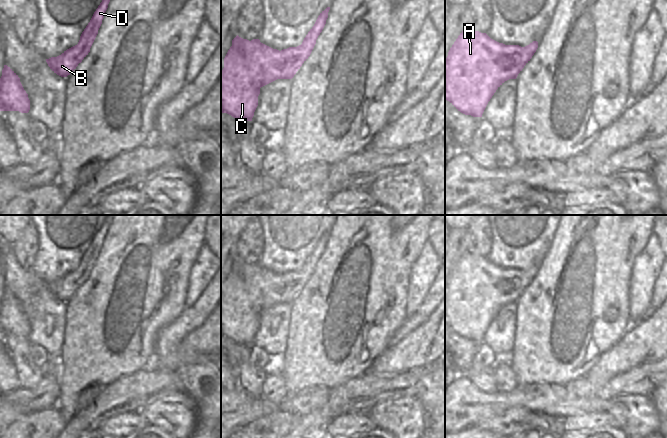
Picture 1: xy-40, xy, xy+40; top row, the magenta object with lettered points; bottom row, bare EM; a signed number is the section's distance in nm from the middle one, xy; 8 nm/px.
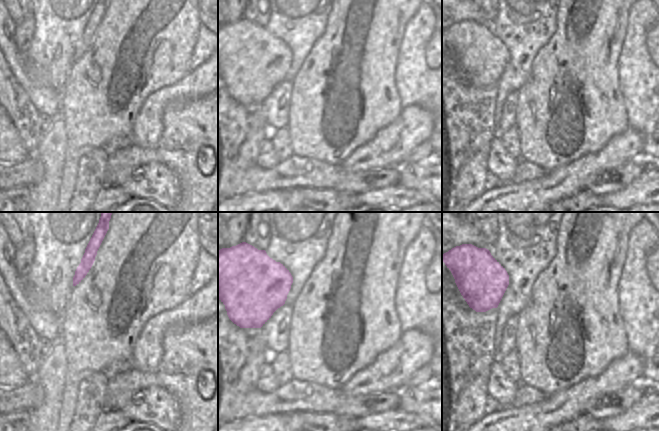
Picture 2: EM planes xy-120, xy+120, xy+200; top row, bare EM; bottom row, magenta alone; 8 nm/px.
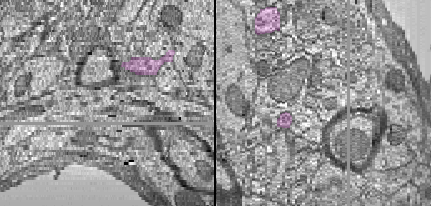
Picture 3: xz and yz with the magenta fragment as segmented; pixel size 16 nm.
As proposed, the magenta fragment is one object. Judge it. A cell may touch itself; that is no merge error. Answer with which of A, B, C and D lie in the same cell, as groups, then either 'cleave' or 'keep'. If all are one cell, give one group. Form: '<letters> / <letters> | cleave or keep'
A B C D | keep

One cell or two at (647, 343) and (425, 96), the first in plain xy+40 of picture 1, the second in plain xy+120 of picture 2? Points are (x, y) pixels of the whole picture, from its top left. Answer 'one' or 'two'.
two

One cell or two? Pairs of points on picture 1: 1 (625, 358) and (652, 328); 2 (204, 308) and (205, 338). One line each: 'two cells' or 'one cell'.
1: one cell
2: two cells

